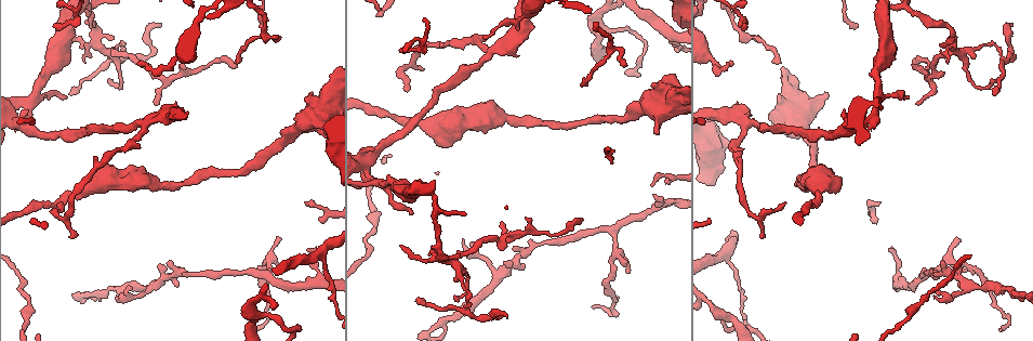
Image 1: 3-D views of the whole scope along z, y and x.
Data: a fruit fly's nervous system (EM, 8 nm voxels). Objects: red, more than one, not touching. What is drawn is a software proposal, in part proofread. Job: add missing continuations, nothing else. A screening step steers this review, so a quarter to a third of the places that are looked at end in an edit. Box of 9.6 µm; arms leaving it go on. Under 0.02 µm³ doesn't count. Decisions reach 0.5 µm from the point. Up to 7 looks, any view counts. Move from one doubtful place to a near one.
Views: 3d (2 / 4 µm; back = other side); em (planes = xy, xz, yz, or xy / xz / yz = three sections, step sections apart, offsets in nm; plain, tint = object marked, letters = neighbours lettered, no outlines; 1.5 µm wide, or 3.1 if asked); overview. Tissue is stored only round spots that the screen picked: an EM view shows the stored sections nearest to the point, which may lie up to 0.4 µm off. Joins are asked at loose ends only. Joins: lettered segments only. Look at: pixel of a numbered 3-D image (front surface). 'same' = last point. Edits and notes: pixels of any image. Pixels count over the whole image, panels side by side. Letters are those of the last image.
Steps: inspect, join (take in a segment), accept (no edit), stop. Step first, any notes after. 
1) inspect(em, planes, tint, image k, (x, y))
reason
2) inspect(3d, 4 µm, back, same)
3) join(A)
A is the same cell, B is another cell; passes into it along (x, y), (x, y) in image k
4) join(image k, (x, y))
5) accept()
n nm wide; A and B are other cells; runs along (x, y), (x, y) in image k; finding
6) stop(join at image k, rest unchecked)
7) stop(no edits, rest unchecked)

inspect(3d, 2 µm, image 1, (507, 317))
an open end

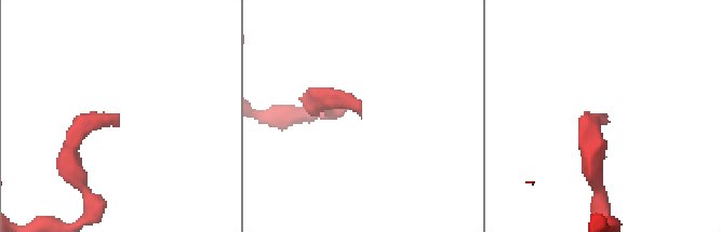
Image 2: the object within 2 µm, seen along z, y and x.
inspect(em, planes, letters, image 2, (361, 114))
now the EM

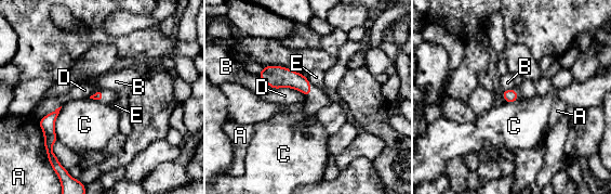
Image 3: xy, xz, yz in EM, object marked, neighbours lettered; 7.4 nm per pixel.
accept()
A, B, C, D and E are other cells; border along (274, 88), (294, 88), (306, 96) in image 3; none of them fits

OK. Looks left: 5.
inspect(3d, 2 µm, image 1, (825, 94))
an open end

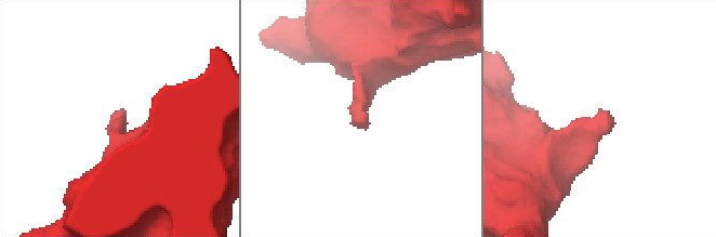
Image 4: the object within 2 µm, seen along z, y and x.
inspect(em, xy, step 4, tint, image 4, (605, 112))

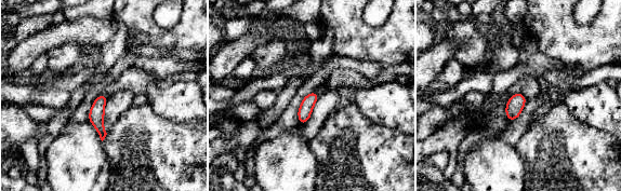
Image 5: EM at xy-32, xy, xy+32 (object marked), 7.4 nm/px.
inspect(em, xy, step 4, letters, same)
see the neighbours

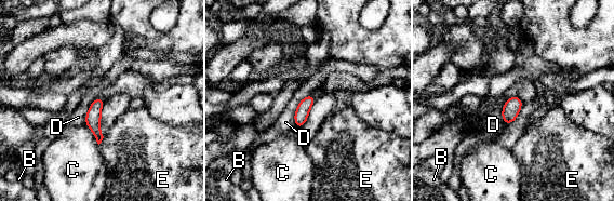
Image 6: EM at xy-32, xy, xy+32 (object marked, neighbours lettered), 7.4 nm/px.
accept()
B, C, D and E are other cells; none of them fits

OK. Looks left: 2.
stop(no edits, rest unchecked)

